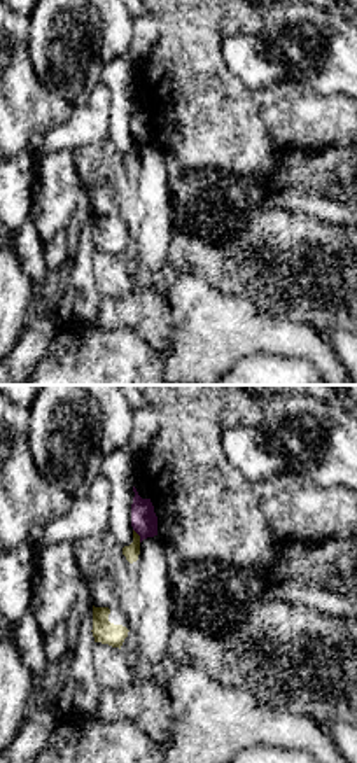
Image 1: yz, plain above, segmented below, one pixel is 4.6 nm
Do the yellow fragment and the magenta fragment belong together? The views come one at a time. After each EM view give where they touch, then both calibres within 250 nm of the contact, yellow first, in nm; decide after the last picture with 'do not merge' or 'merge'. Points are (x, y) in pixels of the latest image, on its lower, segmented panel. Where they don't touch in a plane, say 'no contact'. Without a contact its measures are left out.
meets yellow at (139, 536); 70 nm thick on the yellow side, 120 nm on the other

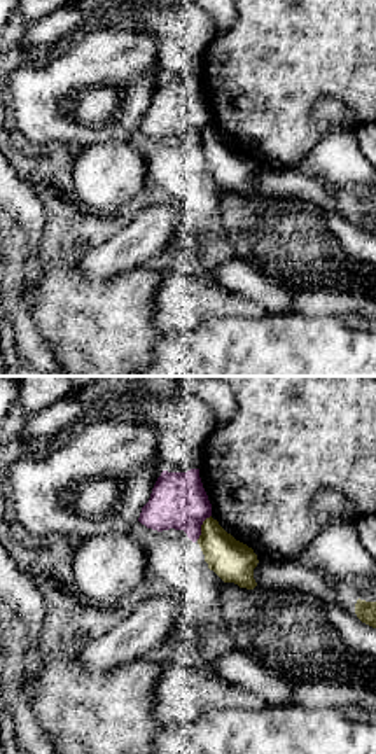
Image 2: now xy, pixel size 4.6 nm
meets yellow at (201, 527); 190 nm thick on the yellow side, 260 nm on the other

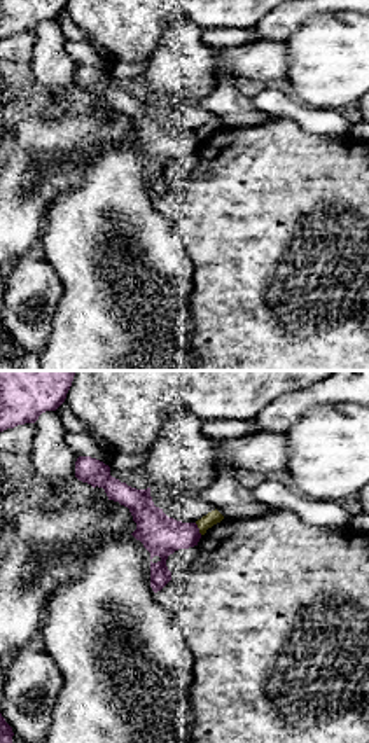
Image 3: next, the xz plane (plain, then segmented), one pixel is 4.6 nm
meets yellow at (198, 527); 70 nm thick on the yellow side, 190 nm on the other

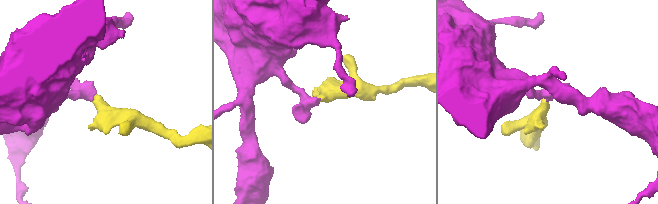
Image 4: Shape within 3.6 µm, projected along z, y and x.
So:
do not merge

